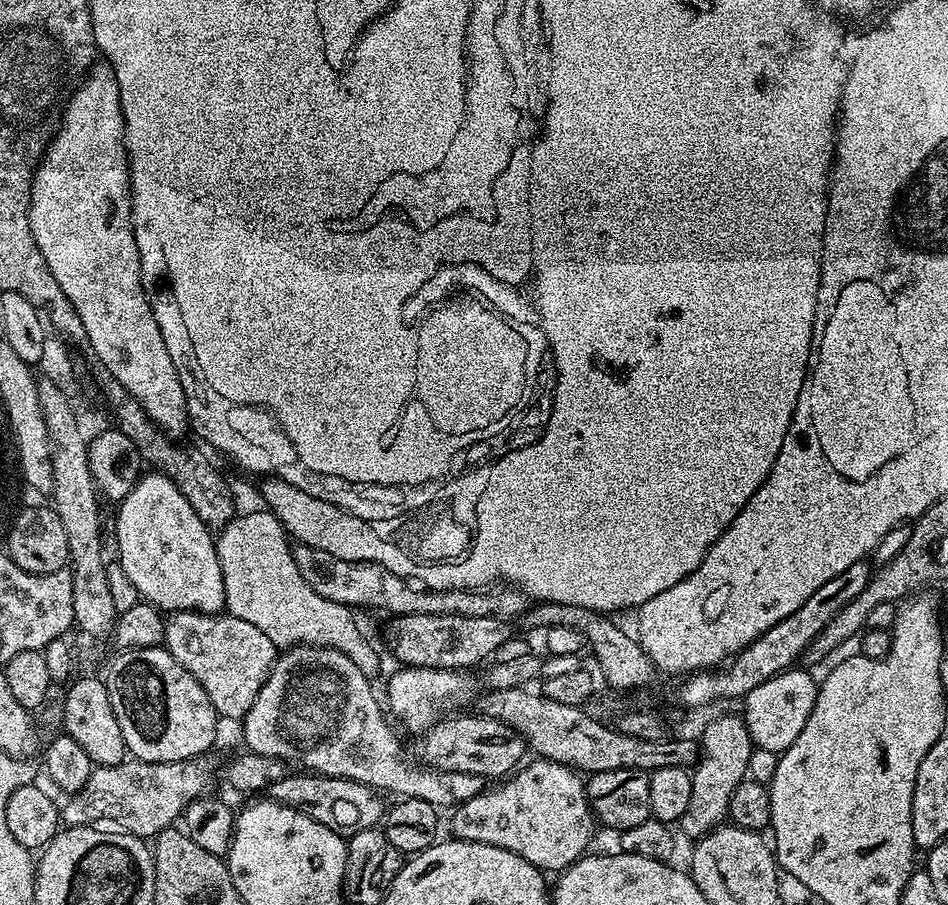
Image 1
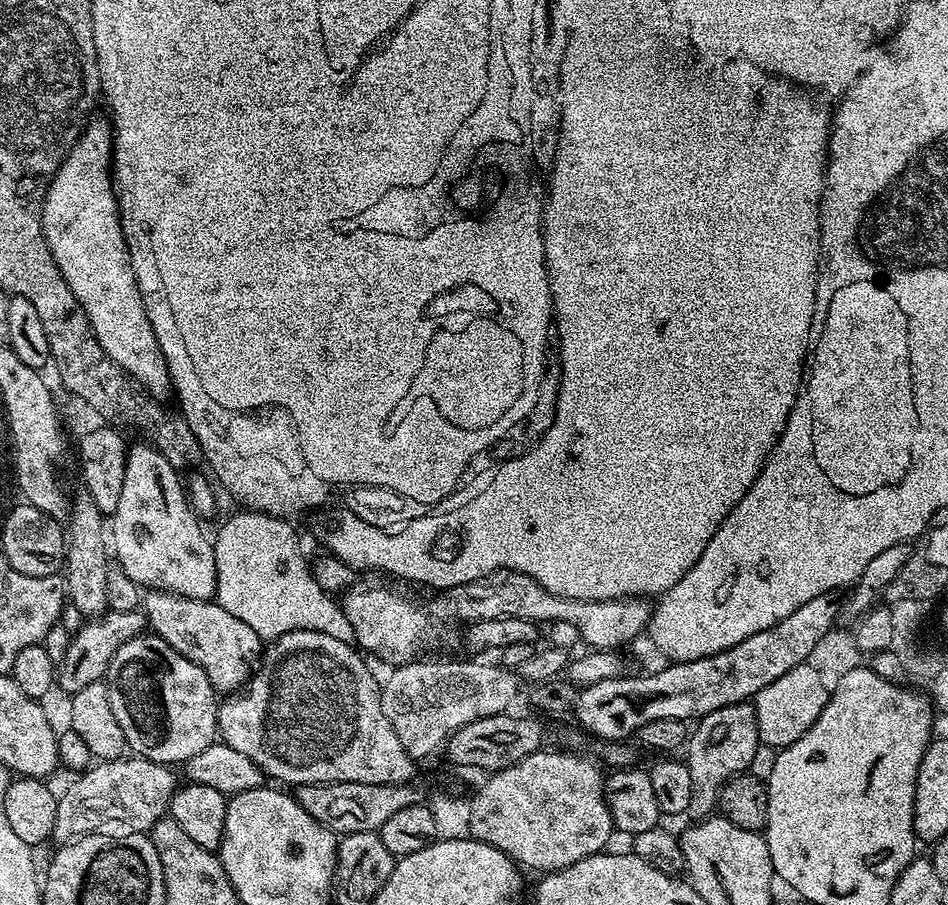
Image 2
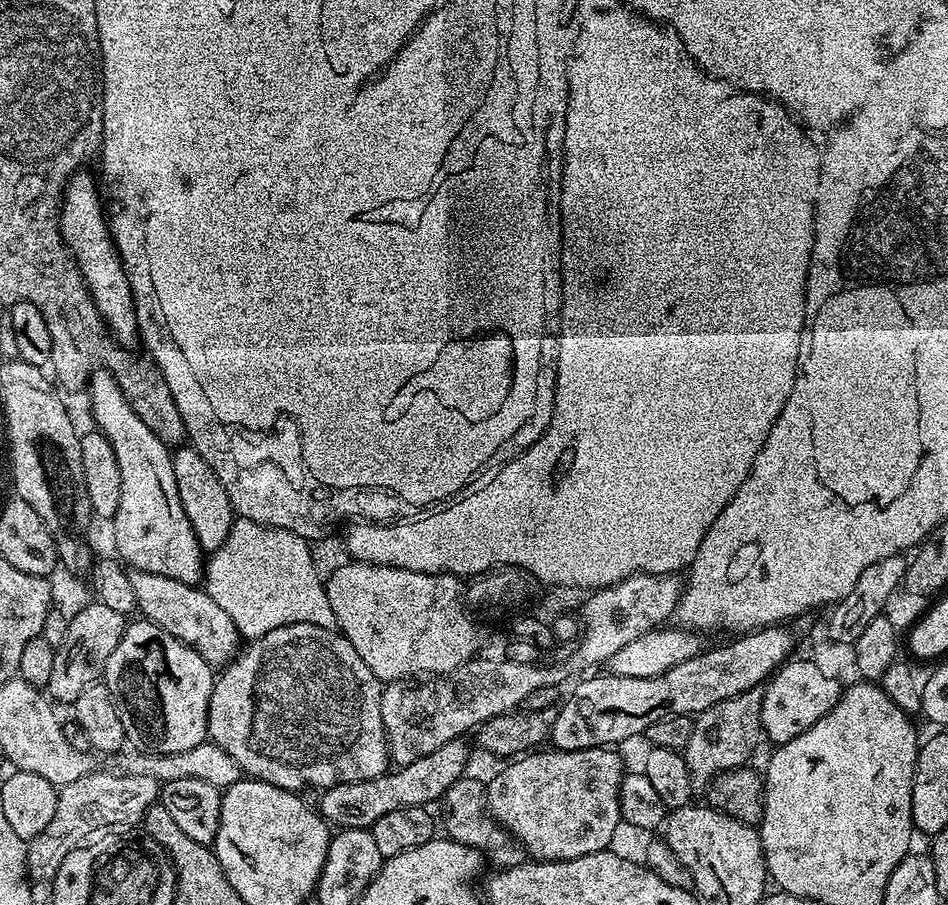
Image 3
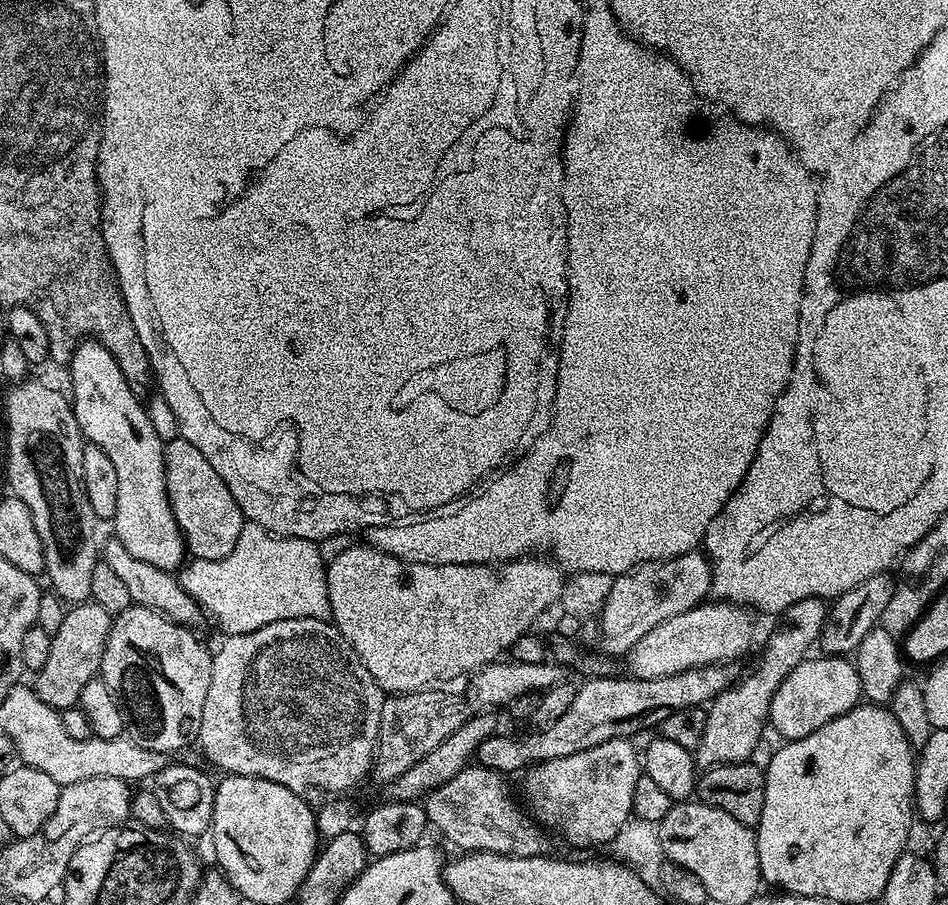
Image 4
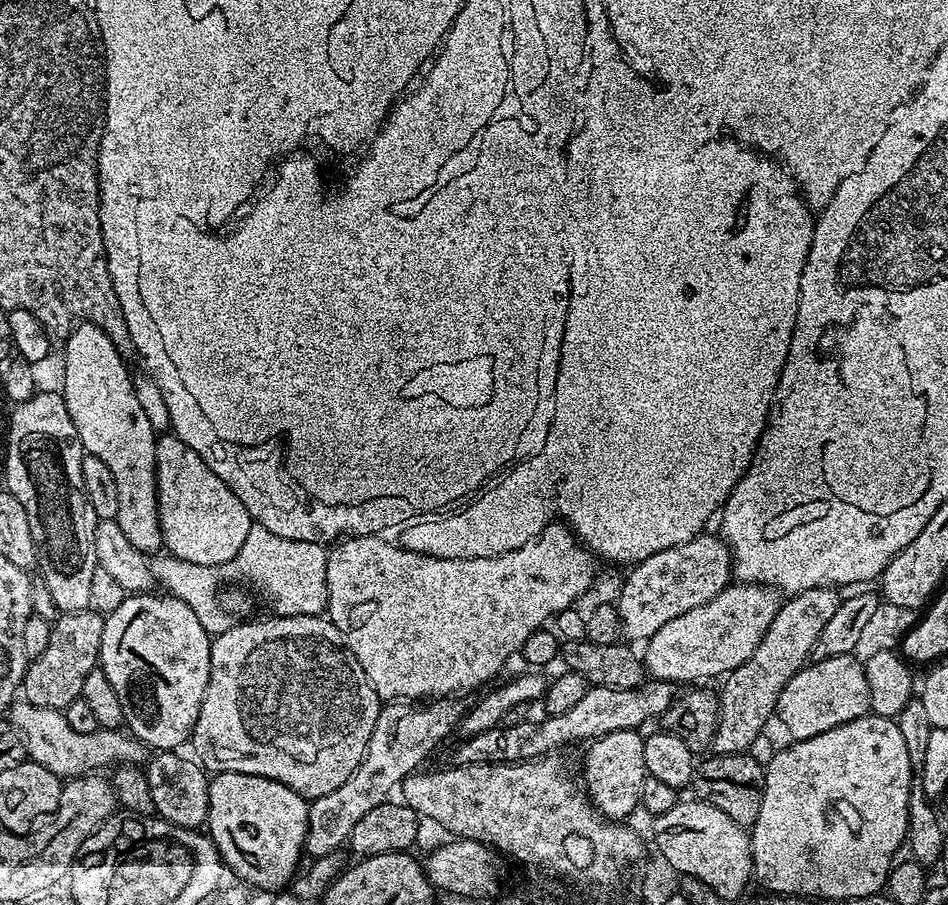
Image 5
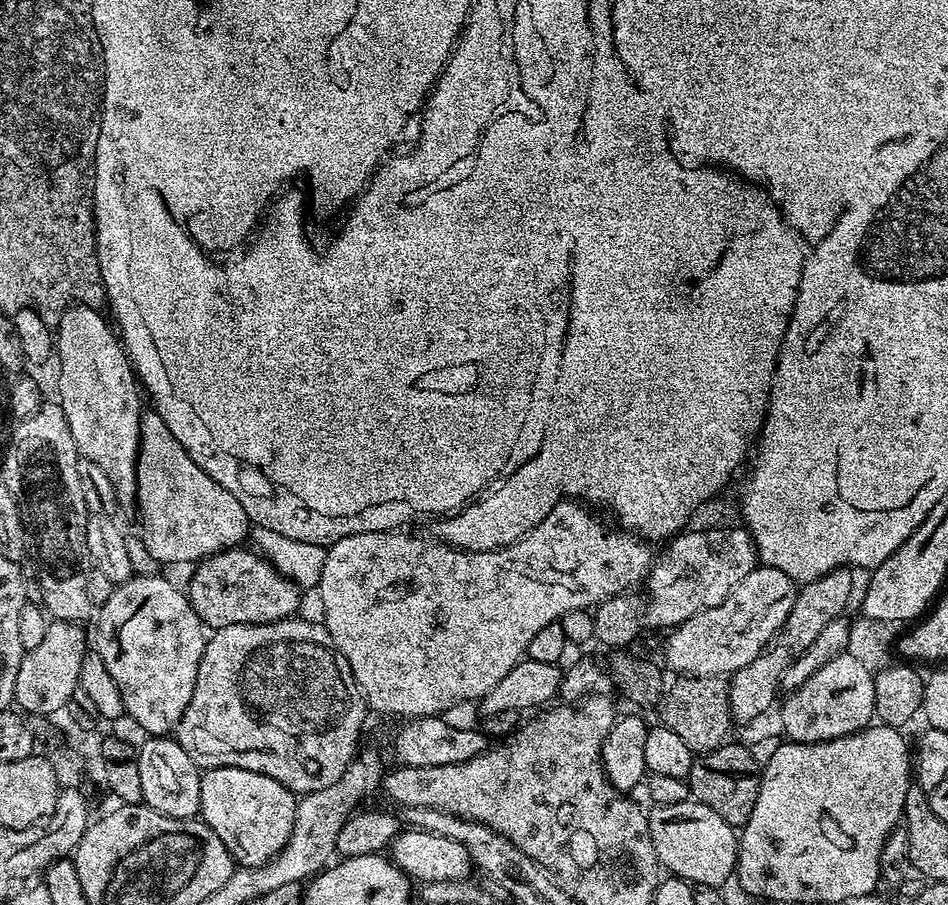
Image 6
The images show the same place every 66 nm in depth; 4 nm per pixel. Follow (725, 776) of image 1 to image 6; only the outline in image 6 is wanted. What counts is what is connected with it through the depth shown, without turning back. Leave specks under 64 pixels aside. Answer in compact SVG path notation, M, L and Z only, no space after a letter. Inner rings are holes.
M836 568L822 578L811 580L797 591L794 606L790 606L790 614L786 614L784 625L777 630L776 636L758 654L758 658L754 658L754 662L731 673L727 681L733 721L756 720L772 703L777 703L776 691L781 691L786 668L813 645L814 638L830 622L848 612L848 603L852 600L851 575L853 573L848 568Z

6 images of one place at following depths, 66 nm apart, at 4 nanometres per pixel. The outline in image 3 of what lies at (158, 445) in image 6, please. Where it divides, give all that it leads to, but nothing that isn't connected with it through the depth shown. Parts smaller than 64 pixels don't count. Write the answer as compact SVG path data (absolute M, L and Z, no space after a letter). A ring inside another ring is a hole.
M180 446L175 449L172 469L174 478L178 482L178 498L182 502L182 510L186 510L186 518L190 518L190 526L194 526L194 534L198 538L201 549L208 554L217 552L222 542L226 542L234 519L226 486L218 482L218 474L210 470L206 458L202 458L202 454L198 454L191 446Z

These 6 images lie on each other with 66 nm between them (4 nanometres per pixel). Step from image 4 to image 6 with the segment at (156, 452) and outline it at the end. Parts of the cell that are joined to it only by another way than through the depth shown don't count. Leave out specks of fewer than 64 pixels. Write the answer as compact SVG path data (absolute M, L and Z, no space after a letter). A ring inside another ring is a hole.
M71 305L56 325L56 360L60 362L60 409L70 422L83 459L98 462L114 482L119 503L136 500L136 459L140 454L140 396L134 365L111 323L97 309Z

